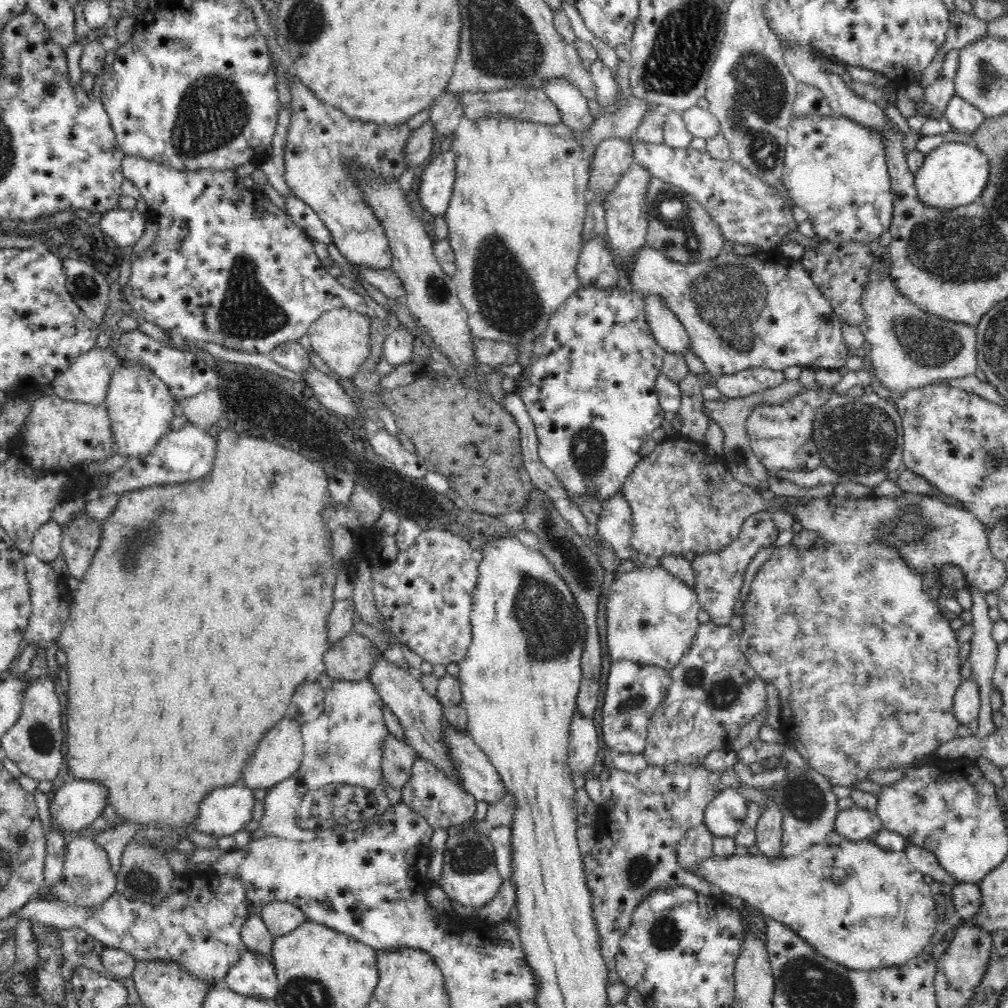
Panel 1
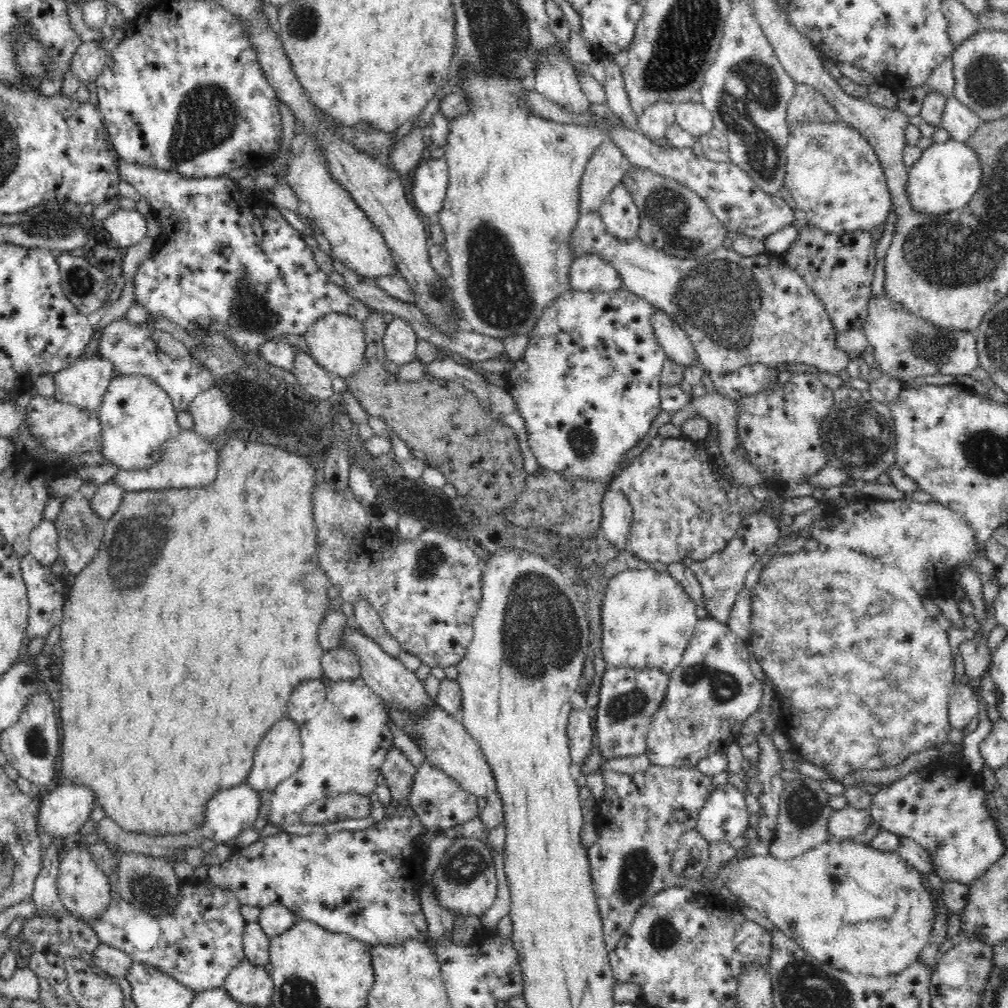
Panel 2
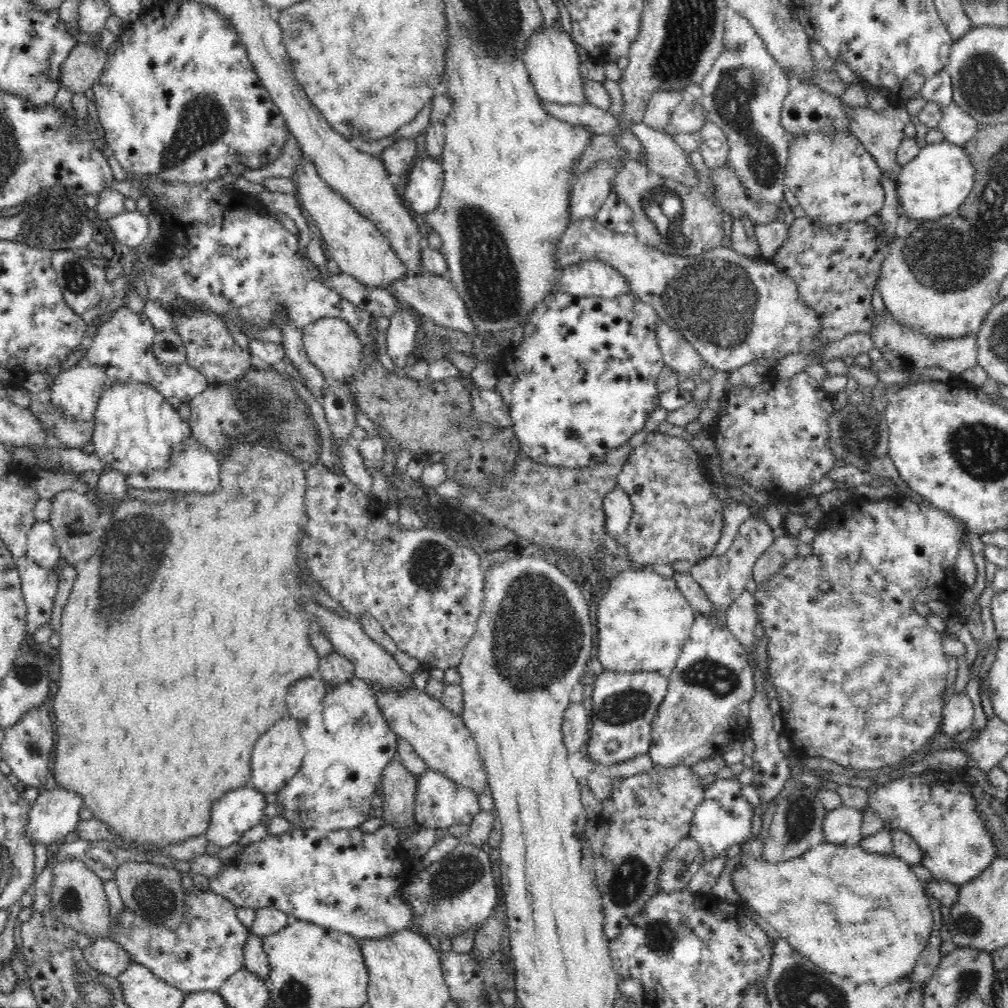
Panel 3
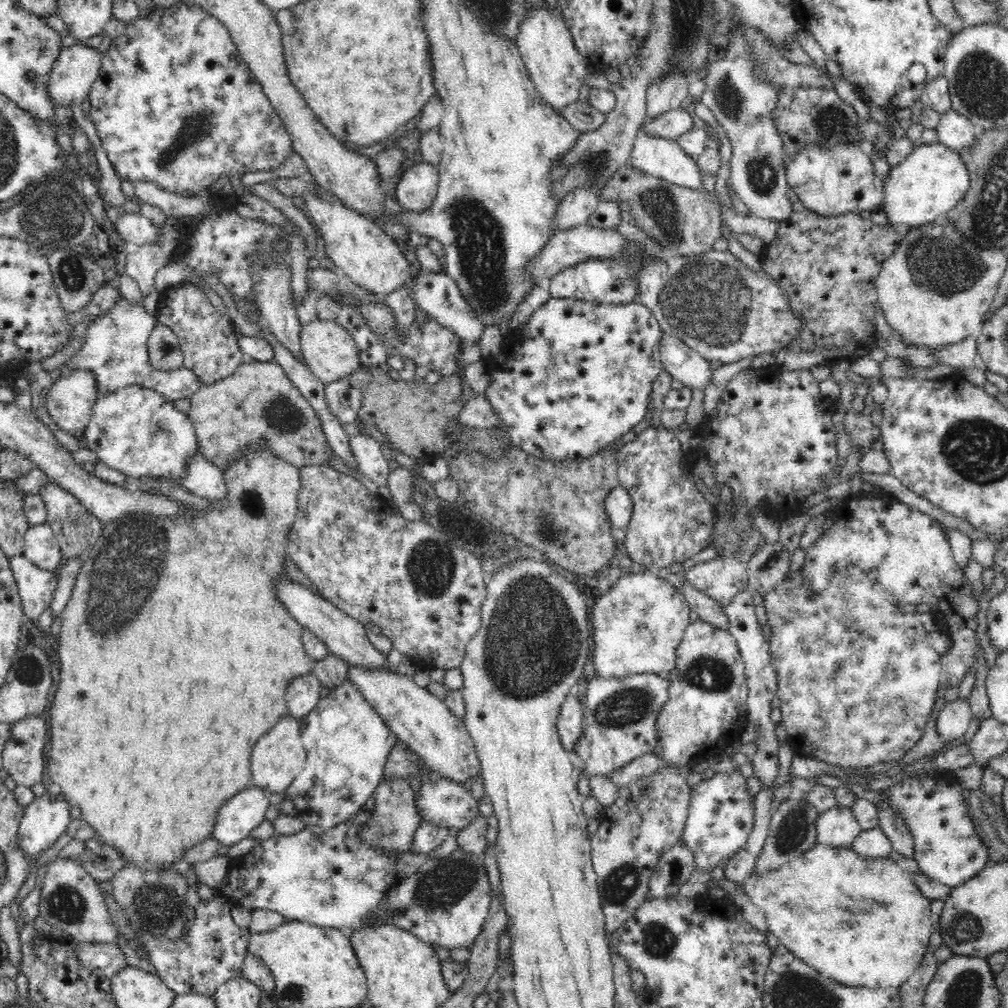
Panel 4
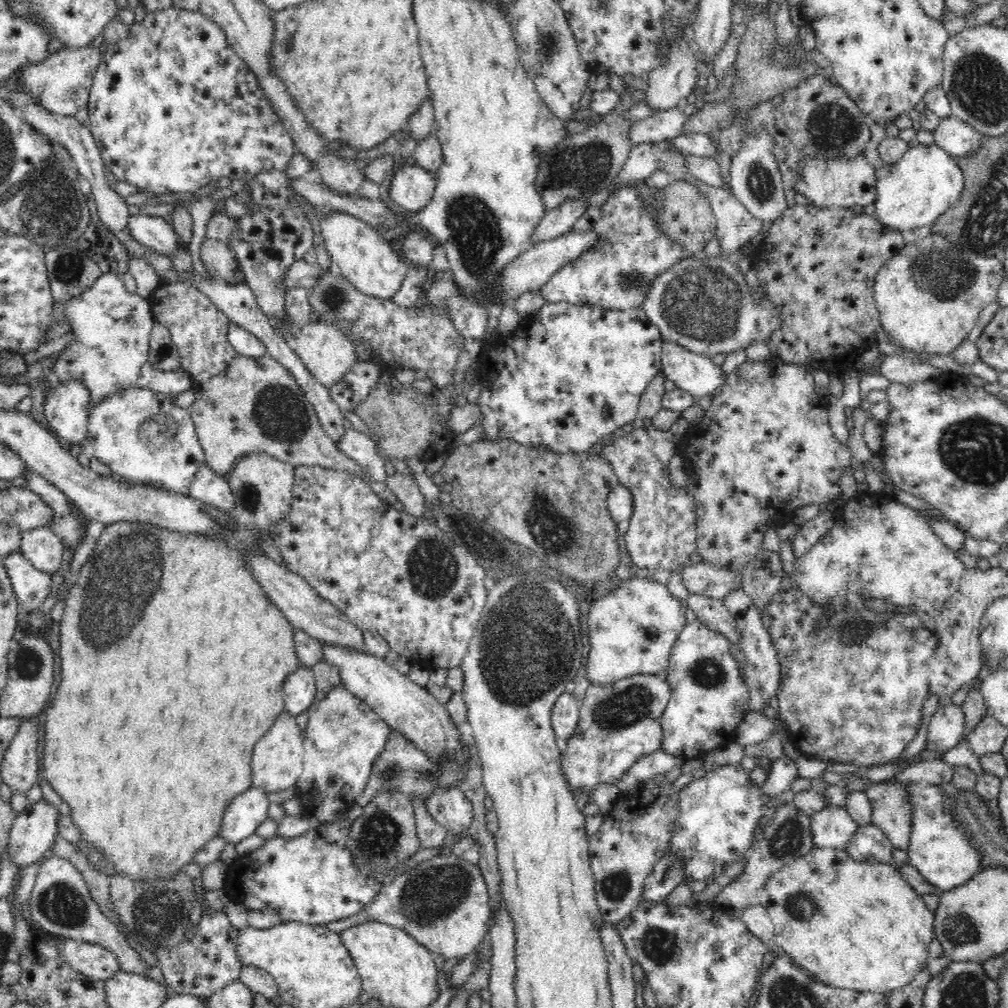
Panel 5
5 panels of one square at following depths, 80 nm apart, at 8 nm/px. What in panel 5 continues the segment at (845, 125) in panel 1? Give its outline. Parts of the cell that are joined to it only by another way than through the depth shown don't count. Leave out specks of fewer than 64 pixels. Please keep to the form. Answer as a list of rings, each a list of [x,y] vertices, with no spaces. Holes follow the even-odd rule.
[[[863,154],[856,158],[806,158],[802,162],[800,178],[796,182],[796,192],[804,194],[807,204],[817,208],[848,208],[874,204],[876,198],[876,175],[872,165],[868,165]]]

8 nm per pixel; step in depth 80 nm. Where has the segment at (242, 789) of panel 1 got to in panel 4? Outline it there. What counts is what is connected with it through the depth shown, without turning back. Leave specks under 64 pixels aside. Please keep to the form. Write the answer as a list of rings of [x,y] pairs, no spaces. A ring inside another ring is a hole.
[[[248,786],[228,798],[217,812],[212,839],[232,846],[252,835],[269,813],[269,794],[260,787]]]

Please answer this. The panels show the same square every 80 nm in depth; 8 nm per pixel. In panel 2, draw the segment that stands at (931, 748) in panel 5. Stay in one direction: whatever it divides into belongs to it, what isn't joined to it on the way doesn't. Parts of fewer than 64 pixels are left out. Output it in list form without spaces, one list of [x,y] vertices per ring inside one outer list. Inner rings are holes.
[[[960,684],[948,704],[948,715],[950,716],[950,727],[952,729],[965,729],[971,720],[979,714],[979,701],[974,694],[970,684]]]

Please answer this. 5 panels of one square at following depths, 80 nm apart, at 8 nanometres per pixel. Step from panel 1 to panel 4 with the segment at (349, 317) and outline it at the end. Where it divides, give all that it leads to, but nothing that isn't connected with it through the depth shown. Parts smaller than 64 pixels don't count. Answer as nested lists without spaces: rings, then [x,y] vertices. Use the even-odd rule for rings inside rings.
[[[316,320],[305,324],[300,333],[300,345],[307,367],[325,385],[348,376],[361,365],[360,352],[353,336],[332,320]]]

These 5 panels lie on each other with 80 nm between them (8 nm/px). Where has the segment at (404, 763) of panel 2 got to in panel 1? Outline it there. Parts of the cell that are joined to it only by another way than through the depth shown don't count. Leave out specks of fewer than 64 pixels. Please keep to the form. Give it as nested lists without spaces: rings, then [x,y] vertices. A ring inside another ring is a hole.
[[[389,734],[384,740],[382,773],[388,785],[402,792],[404,784],[410,780],[410,774],[418,755],[406,740],[398,740]]]

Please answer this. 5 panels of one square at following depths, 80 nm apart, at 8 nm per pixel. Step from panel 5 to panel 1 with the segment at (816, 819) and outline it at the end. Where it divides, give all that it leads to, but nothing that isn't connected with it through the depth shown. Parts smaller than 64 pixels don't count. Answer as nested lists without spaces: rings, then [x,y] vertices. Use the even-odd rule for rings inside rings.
[[[852,807],[836,815],[835,831],[850,841],[864,841],[884,829],[875,811]]]

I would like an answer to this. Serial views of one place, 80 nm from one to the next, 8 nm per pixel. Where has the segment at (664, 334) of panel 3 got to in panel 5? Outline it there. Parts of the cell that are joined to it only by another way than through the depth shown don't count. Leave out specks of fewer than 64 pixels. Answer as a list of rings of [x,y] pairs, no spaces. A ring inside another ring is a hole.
[[[663,342],[661,368],[665,378],[694,398],[704,398],[706,394],[715,397],[726,384],[722,366],[714,364],[713,358],[684,349],[678,343]]]

